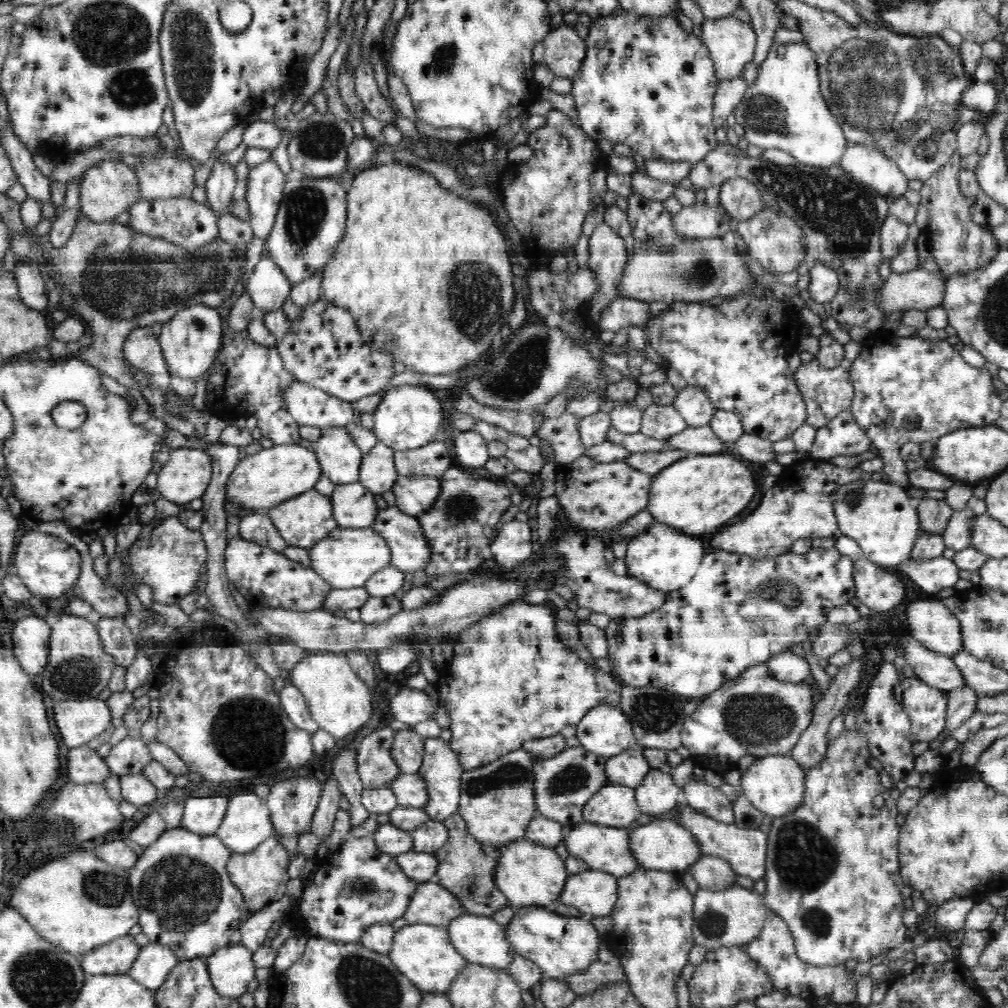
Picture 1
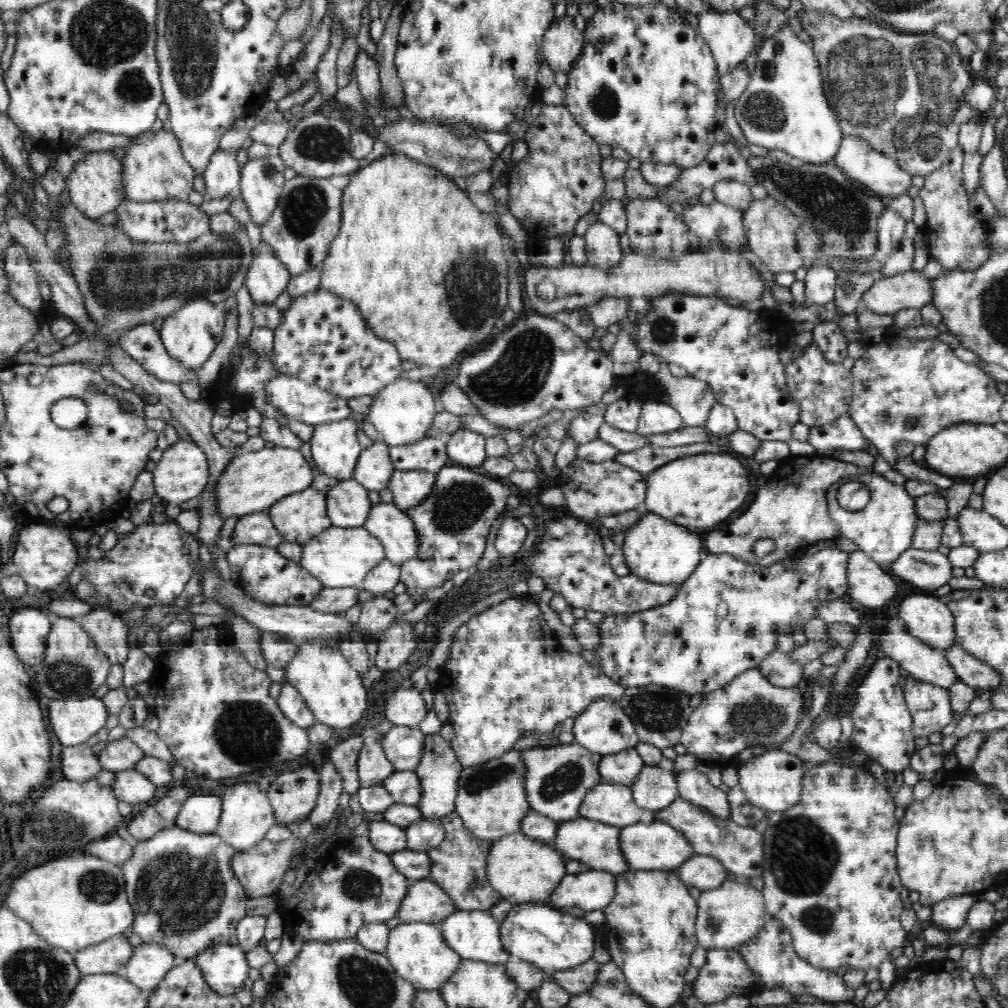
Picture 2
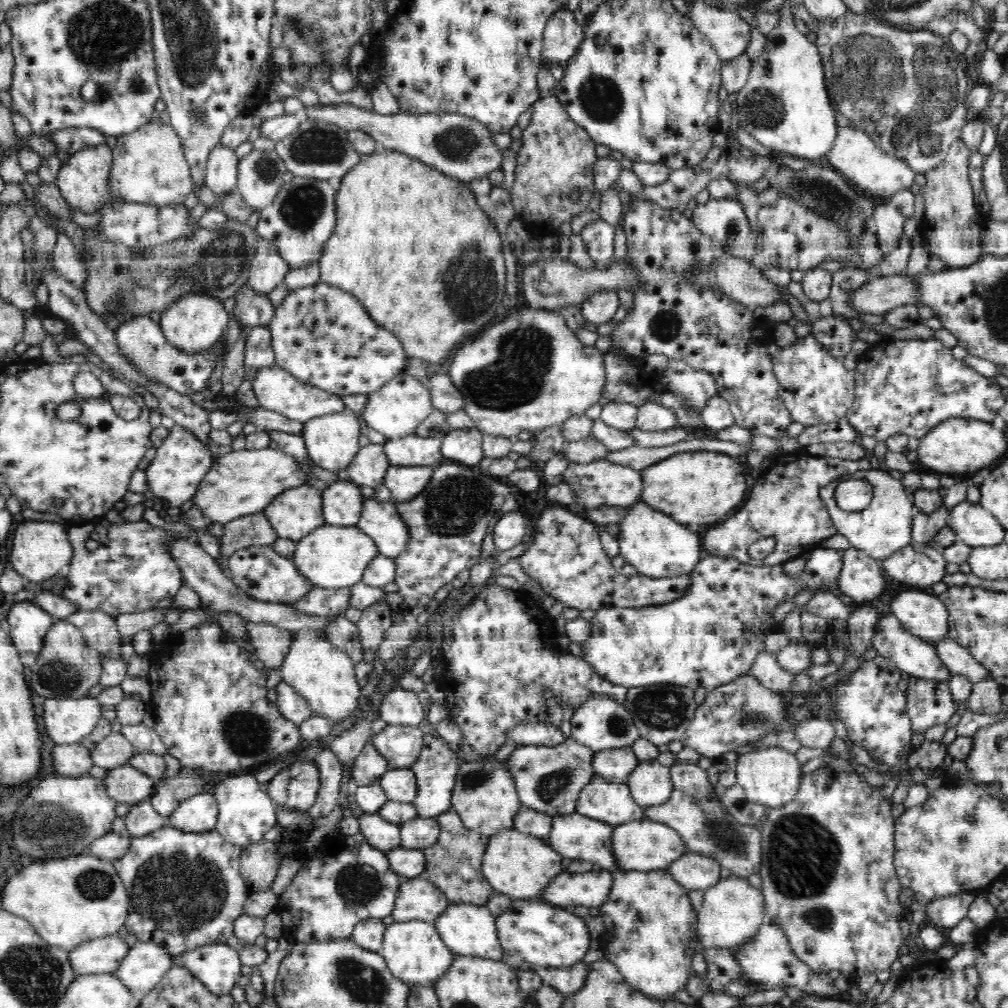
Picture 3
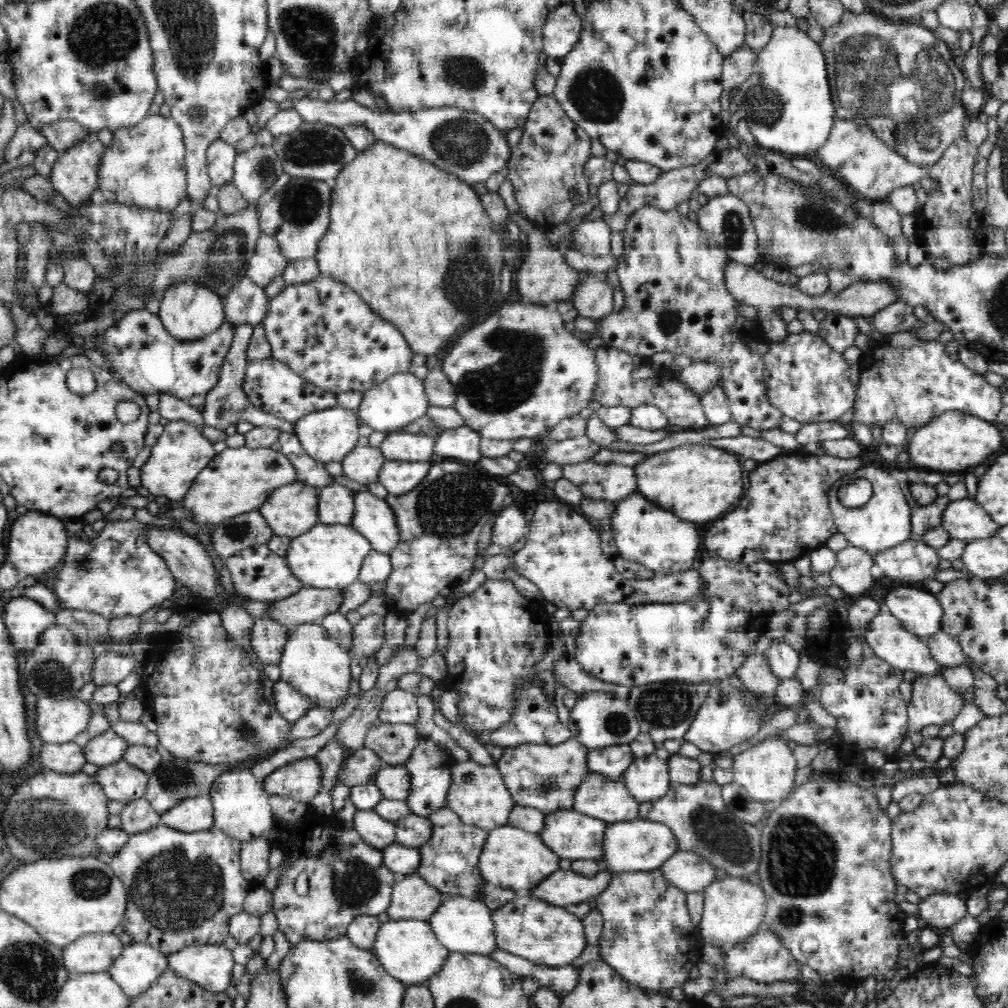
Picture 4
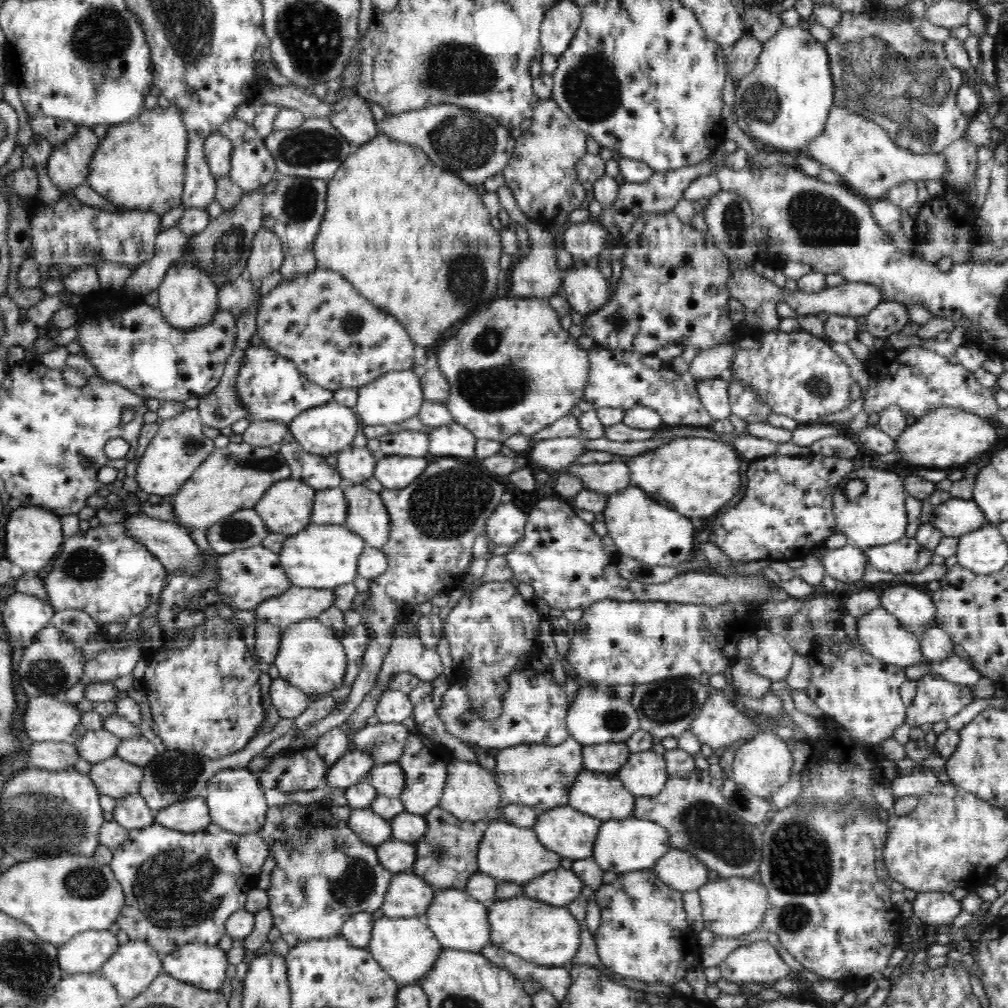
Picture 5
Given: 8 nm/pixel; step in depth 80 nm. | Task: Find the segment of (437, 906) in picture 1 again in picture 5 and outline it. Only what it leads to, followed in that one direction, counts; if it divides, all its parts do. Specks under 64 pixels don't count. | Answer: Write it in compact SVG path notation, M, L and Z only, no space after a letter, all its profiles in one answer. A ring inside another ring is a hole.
M411 872L395 873L388 887L382 912L388 918L424 916L434 902L435 888Z

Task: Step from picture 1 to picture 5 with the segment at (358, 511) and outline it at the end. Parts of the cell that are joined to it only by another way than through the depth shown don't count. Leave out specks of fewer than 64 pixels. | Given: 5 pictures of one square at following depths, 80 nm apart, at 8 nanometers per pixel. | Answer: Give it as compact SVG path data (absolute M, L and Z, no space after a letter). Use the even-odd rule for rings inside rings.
M343 485L316 491L311 524L344 524L347 518L347 497Z

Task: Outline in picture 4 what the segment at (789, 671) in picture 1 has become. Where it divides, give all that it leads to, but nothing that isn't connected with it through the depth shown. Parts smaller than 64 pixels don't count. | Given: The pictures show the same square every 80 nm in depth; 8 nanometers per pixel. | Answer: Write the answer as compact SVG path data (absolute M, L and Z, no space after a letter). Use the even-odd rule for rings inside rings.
M757 653L750 655L735 673L750 692L763 696L763 700L766 700L766 696L774 696L775 688L782 679L772 674L765 656Z

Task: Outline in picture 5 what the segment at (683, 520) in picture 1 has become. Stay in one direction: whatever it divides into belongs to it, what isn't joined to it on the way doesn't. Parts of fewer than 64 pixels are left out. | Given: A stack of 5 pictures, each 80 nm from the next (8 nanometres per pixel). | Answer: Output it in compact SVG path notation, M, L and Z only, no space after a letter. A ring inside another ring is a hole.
M678 437L660 447L648 450L637 456L626 458L625 463L631 469L630 486L640 487L653 502L660 503L682 516L704 518L722 508L732 500L740 490L740 454L729 443L704 437Z

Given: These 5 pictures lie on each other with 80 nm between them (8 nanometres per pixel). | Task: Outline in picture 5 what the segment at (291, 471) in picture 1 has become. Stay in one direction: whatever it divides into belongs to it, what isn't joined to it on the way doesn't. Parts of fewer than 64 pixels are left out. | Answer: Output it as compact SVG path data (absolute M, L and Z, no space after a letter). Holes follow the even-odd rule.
M244 441L231 442L223 448L215 448L202 466L195 468L182 490L172 495L174 516L177 524L188 532L197 528L207 530L225 516L254 508L274 484L290 478L291 469L280 451L253 447Z

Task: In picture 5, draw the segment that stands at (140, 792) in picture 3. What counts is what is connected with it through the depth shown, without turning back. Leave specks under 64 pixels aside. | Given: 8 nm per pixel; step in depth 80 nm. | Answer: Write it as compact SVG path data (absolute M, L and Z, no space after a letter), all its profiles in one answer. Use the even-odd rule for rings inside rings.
M114 755L114 758L106 758L98 764L92 764L88 777L95 783L101 795L118 799L139 793L144 770Z

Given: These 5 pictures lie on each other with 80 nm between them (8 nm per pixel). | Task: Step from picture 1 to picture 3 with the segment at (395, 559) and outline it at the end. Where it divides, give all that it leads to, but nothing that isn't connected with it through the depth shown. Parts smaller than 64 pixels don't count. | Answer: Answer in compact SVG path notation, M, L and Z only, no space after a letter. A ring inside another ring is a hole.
M372 497L364 500L362 515L355 526L374 539L380 555L392 559L411 544L411 530L390 500L378 501Z

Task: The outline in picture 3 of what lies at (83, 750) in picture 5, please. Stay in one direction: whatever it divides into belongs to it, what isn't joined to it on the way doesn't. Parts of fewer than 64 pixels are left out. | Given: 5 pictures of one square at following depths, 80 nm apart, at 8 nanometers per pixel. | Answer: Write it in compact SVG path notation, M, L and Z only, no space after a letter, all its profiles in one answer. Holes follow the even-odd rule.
M108 734L102 742L96 744L96 748L91 751L92 761L95 766L106 770L118 768L118 766L128 765L130 756L136 754L134 746L121 734Z

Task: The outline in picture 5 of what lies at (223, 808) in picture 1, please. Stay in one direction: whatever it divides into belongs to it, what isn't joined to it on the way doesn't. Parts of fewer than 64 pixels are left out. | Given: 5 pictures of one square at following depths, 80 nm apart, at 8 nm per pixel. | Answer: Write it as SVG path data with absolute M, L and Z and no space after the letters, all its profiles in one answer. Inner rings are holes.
M195 797L185 802L176 802L156 813L155 822L180 832L196 832L211 822L210 810L204 797Z

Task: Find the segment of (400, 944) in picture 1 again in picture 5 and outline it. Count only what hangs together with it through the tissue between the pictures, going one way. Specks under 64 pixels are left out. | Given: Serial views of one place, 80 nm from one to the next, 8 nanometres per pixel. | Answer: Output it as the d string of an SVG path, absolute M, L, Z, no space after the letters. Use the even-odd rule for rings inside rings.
M384 915L374 921L371 939L366 949L401 986L417 984L438 962L444 946L430 930L424 916L393 919Z

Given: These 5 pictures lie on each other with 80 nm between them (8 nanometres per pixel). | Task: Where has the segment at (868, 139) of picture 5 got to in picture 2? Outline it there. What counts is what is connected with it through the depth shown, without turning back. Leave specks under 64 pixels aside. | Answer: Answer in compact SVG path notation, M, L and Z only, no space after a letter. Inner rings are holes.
M844 135L839 151L835 154L834 165L848 177L881 196L898 196L912 186L912 175L902 170L896 160L874 150L866 139L854 135Z

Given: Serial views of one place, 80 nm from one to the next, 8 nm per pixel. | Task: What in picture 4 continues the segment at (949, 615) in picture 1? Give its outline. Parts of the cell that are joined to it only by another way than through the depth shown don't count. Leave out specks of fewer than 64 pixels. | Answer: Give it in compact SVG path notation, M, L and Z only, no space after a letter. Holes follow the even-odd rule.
M908 584L892 588L886 594L883 608L890 611L912 634L927 639L941 630L943 608L934 593Z

